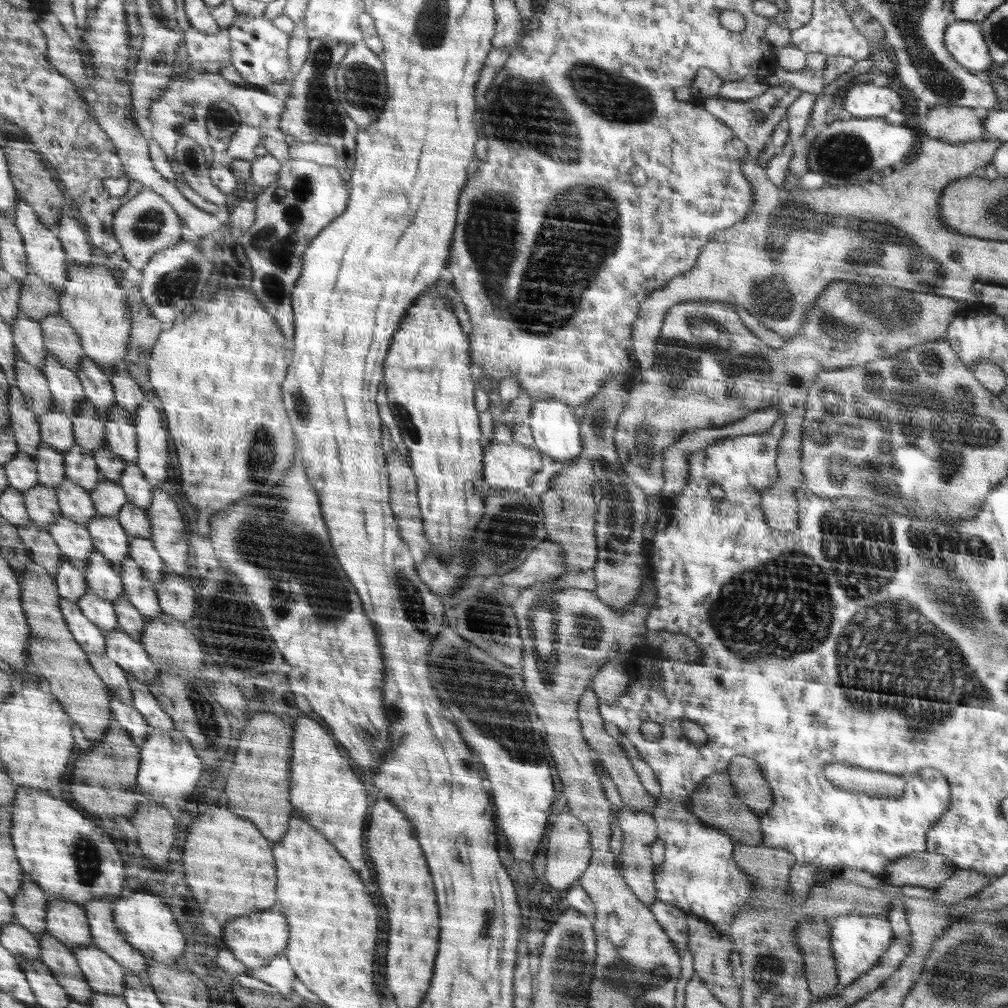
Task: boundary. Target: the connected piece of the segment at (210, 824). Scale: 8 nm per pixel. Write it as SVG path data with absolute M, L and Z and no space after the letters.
M210 810L208 814L200 816L192 826L188 846L186 846L186 870L192 890L196 892L200 904L210 908L222 924L232 922L234 918L246 916L250 912L268 910L276 904L276 862L270 852L270 844L264 836L260 836L256 824L246 818L236 816L230 810Z

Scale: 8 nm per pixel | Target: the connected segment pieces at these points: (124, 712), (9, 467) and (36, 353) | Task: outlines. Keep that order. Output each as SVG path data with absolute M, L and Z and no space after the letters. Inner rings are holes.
M119 696L112 697L111 705L114 718L118 723L122 723L127 728L133 739L142 748L145 745L146 739L154 730L148 718L134 705L126 704Z
M20 451L16 454L16 458L5 466L5 469L11 486L24 494L40 484L39 468L30 453Z
M22 313L16 320L10 322L10 325L21 357L36 368L44 370L50 350L45 341L41 322Z

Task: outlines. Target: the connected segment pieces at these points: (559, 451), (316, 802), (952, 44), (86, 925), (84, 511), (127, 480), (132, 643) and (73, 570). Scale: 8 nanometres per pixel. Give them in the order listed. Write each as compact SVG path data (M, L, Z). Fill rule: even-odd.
M552 397L543 398L532 405L529 414L526 422L533 430L537 450L558 462L580 456L581 428L578 428L578 420L566 403Z
M300 712L294 724L293 762L294 786L290 786L290 794L294 794L294 808L301 817L320 831L334 847L350 858L349 864L366 878L366 884L372 882L372 872L364 860L364 824L366 824L366 790L356 772L352 770L352 760L342 756L336 742L330 734L312 720L312 716Z
M956 21L946 29L945 47L966 70L975 73L992 68L982 22Z
M51 896L48 926L49 932L56 935L74 952L80 947L95 944L87 910L66 898Z
M66 477L57 489L63 515L70 520L89 526L90 520L100 513L91 492L70 477Z
M127 463L120 483L128 494L129 503L137 504L146 510L152 506L155 486L137 464Z
M122 628L114 629L107 634L107 655L122 668L149 684L157 681L159 666L153 662L152 655L141 642L136 642L130 633Z
M66 554L59 571L55 575L61 595L73 603L79 604L79 600L87 595L88 589L91 588L87 573L70 562L70 558Z

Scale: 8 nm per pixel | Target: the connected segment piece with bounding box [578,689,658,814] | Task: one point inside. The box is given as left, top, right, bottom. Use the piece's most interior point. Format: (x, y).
(634, 796)

